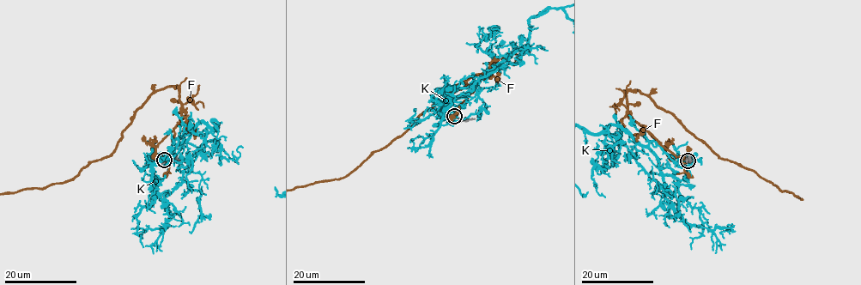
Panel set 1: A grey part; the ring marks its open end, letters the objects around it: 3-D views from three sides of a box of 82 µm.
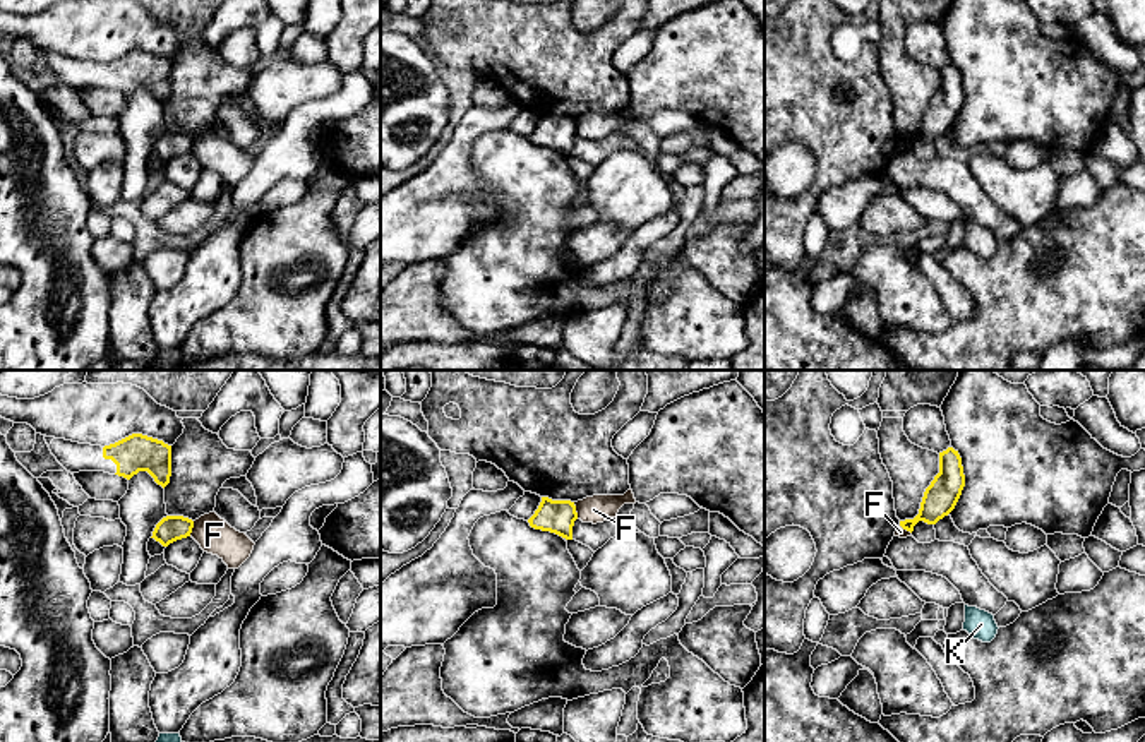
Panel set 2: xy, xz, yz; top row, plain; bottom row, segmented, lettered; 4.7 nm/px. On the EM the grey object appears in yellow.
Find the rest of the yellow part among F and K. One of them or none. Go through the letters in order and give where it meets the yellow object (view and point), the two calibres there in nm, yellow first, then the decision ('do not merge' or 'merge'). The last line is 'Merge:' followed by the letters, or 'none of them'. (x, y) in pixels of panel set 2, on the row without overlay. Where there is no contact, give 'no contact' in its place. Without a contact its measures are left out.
F: contact xz (575, 127); calibres 160 and 130 nm; do not merge
K: no contact; do not merge
Merge: none of them

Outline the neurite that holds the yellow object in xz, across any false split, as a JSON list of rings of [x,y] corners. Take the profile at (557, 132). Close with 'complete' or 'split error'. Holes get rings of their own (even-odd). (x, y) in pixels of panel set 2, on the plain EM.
[[[542,113],[538,125],[528,139],[535,146],[550,147],[566,156],[572,156],[572,142],[576,135],[578,129],[574,118]]] | complete

